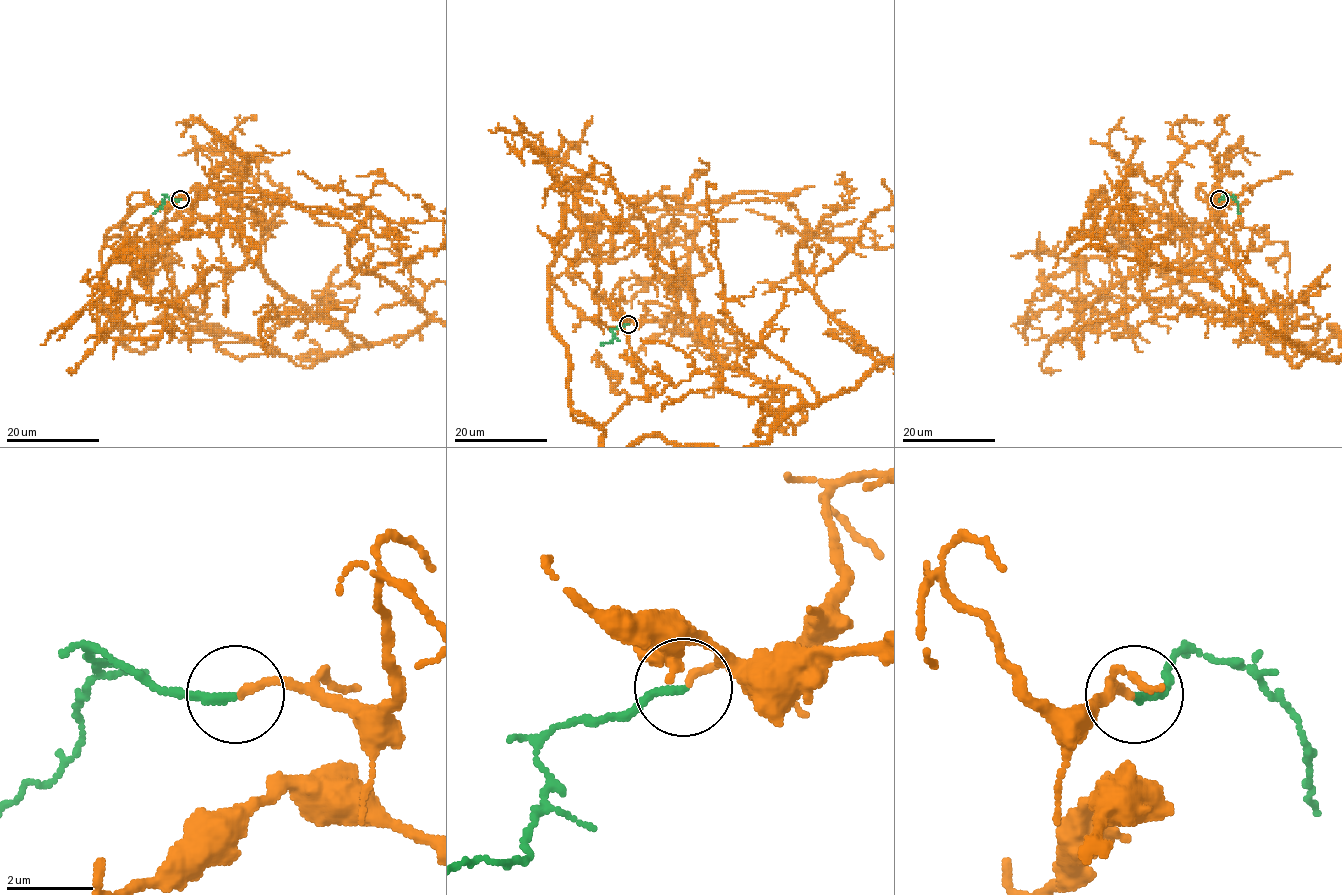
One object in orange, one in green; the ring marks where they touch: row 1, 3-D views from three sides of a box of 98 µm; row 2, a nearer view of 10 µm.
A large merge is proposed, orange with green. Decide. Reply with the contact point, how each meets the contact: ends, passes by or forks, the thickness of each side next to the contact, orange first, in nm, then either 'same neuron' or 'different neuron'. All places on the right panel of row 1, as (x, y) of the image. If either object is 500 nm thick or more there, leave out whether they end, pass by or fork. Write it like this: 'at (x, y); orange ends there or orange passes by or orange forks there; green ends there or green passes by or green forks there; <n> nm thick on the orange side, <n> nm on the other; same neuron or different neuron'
at (1219, 199); orange ends there; green ends there; 160 nm thick on the orange side, 180 nm on the other; same neuron

